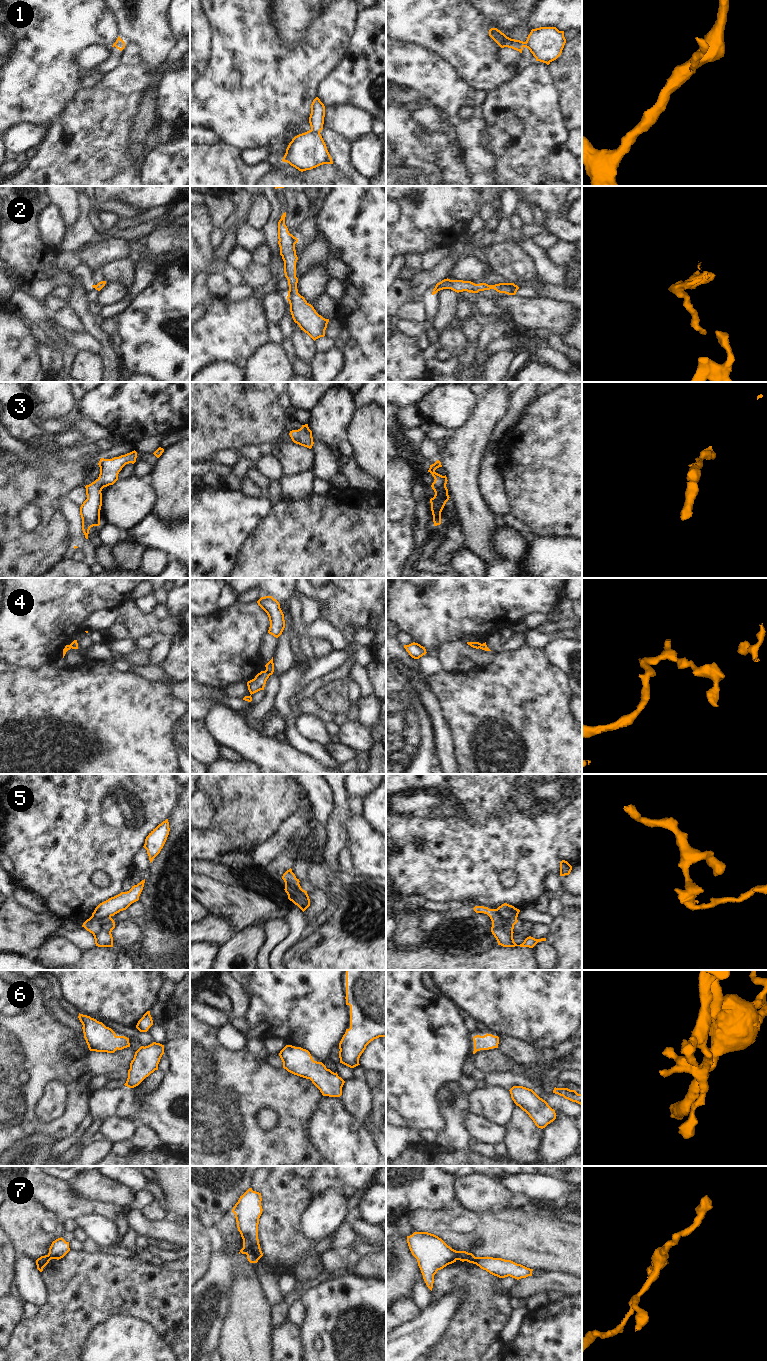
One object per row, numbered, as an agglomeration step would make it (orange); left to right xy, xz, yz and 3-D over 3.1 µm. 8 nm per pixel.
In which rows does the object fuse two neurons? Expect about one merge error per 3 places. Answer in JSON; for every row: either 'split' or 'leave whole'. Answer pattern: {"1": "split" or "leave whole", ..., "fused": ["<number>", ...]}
{"1": "split", "2": "leave whole", "3": "leave whole", "4": "split", "5": "split", "6": "leave whole", "7": "split", "fused": ["1", "4", "5", "7"]}

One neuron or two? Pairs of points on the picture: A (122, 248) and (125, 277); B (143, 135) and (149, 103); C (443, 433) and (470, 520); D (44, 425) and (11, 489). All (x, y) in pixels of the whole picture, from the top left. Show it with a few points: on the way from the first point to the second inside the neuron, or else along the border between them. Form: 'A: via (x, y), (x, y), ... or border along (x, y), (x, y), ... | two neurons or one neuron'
A: border along (129, 258), (113, 260), (101, 266) | two neurons
B: via (144, 127), (147, 111) | one neuron
C: border along (452, 432), (447, 440) | two neurons
D: border along (44, 431), (60, 433) | two neurons

